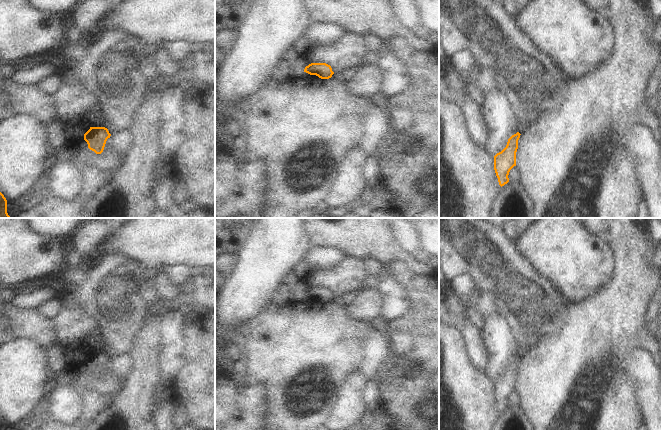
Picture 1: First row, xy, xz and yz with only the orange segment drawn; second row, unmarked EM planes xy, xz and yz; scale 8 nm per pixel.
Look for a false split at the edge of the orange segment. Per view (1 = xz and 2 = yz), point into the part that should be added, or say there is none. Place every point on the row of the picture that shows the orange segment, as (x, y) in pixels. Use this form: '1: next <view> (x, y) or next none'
1: next none
2: next none

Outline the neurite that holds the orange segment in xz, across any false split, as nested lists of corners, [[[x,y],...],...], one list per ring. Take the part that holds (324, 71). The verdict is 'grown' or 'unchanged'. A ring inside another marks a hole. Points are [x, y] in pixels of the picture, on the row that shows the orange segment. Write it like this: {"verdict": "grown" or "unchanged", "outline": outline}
{"verdict": "unchanged", "outline": [[[311,63],[305,67],[304,72],[316,75],[321,79],[329,79],[334,74],[331,66],[326,63]]]}

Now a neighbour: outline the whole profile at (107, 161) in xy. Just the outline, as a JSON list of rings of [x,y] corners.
[[[71,125],[70,140],[76,146],[74,154],[74,165],[76,169],[80,169],[83,165],[91,165],[104,172],[112,172],[113,176],[123,165],[124,158],[118,158],[112,149],[111,139],[108,138],[101,154],[96,154],[88,148],[87,142],[84,140],[84,134],[90,129],[88,126]]]

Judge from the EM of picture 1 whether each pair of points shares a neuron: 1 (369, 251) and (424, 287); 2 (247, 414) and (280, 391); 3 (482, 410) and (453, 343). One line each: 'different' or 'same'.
1: different
2: different
3: same

